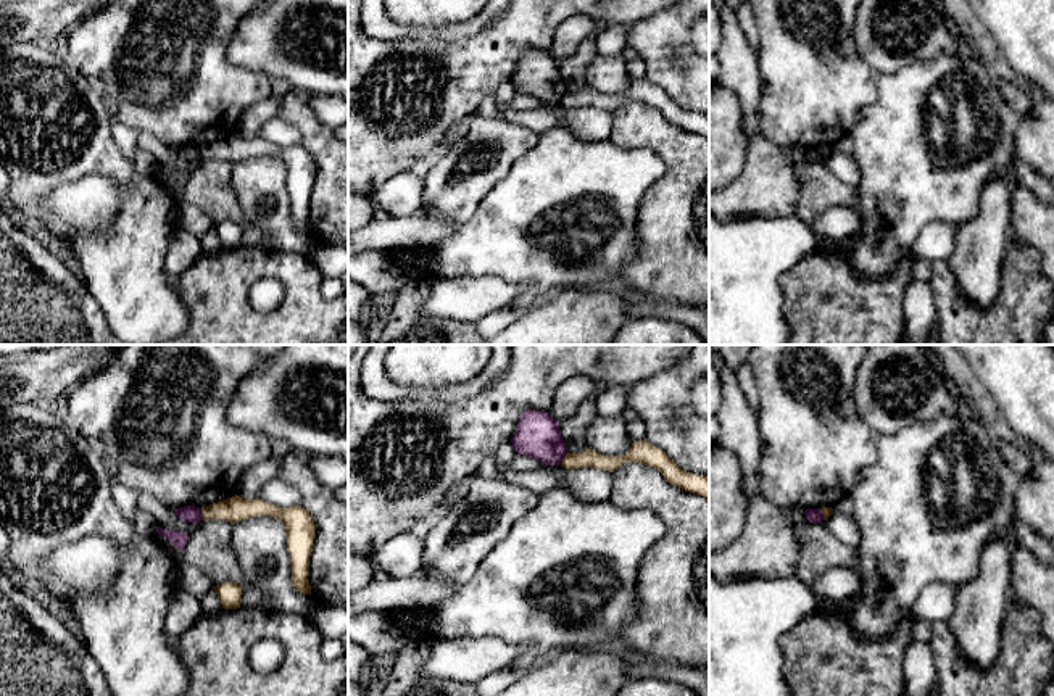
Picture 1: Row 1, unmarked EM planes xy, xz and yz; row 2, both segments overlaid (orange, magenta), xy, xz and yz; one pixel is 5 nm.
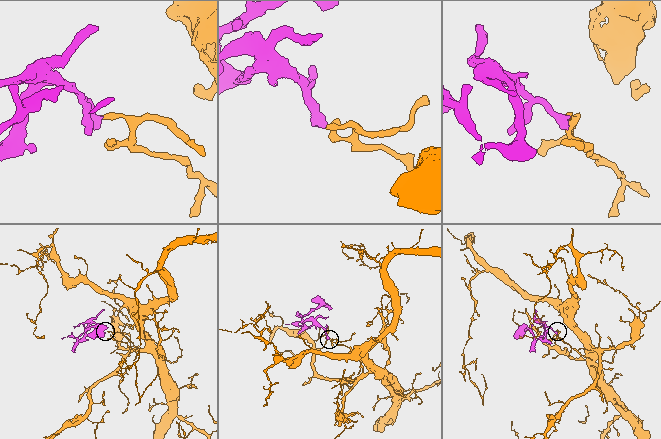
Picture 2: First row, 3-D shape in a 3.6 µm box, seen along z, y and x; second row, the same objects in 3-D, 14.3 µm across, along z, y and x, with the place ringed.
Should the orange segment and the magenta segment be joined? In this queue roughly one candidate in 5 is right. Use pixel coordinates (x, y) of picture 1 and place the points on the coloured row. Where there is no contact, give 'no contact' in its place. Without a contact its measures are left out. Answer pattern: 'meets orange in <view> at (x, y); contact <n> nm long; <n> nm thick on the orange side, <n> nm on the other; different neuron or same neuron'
meets orange in xy at (202, 514); contact 60 nm long; 130 nm thick on the orange side, 80 nm on the other; different neuron

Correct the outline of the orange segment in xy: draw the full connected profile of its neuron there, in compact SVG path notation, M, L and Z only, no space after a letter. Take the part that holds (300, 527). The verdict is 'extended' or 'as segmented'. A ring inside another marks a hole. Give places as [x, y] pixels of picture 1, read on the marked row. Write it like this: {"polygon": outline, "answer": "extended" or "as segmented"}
{"polygon": "M237 495L206 508L201 508L203 520L226 520L237 524L240 520L259 516L279 519L287 532L287 551L290 554L292 585L297 591L311 594L309 556L316 538L316 524L311 514L301 506L277 508L264 499L243 499Z", "answer": "as segmented"}

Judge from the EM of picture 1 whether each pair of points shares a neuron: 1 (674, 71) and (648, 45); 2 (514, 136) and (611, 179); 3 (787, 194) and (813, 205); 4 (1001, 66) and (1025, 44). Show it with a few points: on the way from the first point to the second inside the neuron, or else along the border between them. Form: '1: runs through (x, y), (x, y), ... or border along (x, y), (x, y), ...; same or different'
1: runs through (668, 65), (655, 52); same
2: border along (540, 134), (535, 145), (510, 171); different
3: border along (792, 163), (800, 184), (800, 202), (795, 213); different
4: border along (985, 28), (1008, 63), (1035, 84); different

